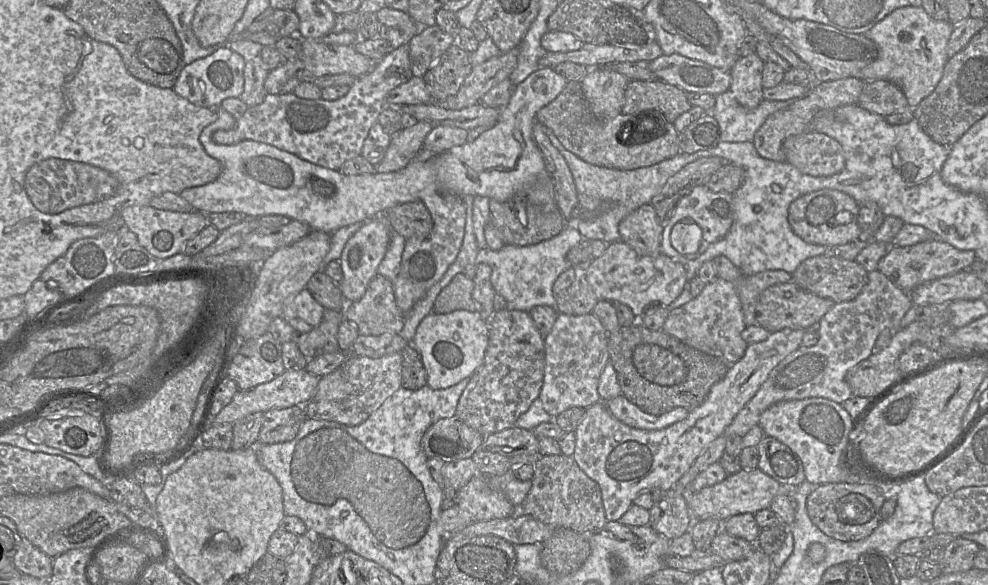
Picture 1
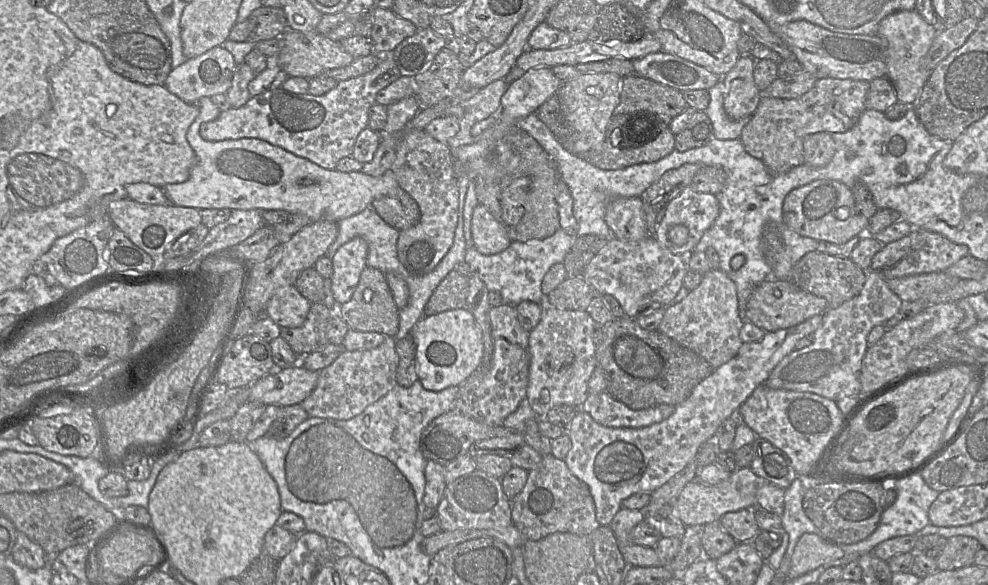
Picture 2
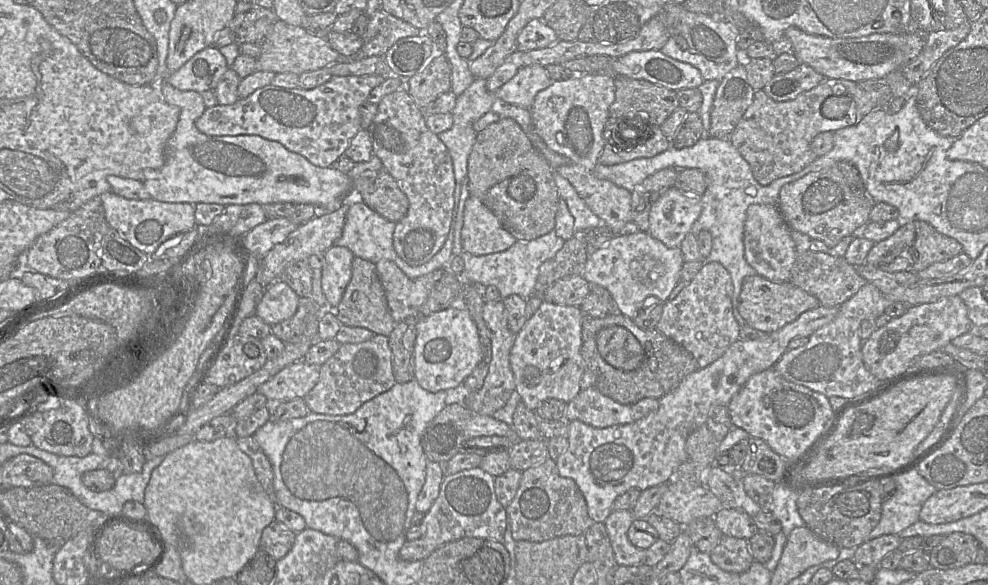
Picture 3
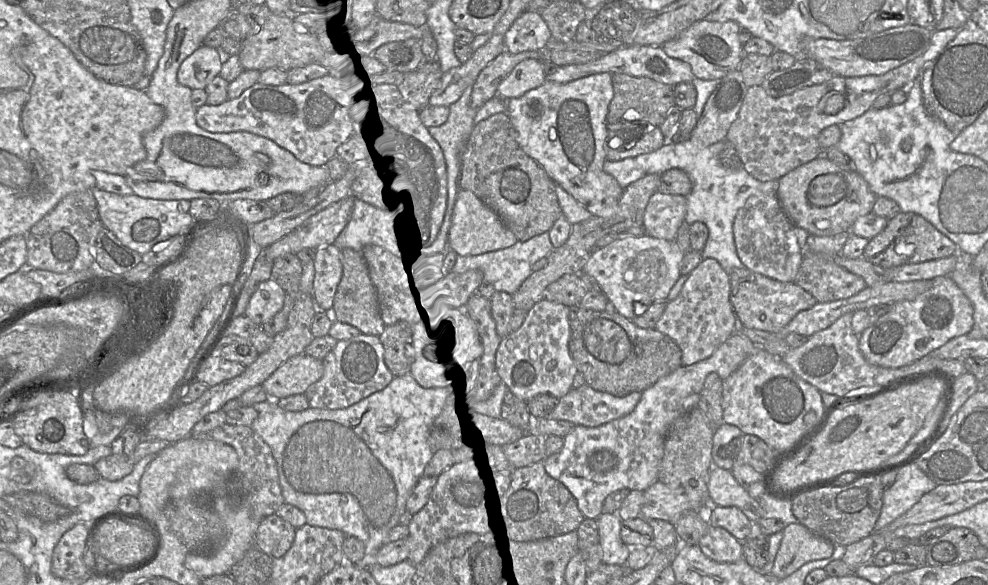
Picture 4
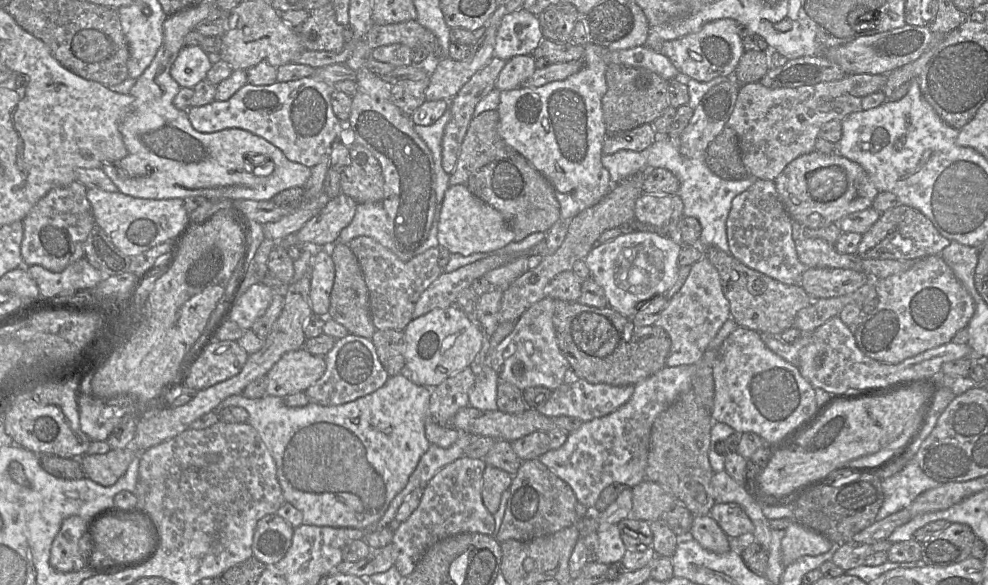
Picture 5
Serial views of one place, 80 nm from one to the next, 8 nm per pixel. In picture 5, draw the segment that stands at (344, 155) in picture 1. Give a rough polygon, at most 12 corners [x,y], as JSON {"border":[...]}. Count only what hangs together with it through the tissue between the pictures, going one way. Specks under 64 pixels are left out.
{"border":[[314,77],[245,84],[190,107],[202,133],[241,128],[309,168],[344,127]]}

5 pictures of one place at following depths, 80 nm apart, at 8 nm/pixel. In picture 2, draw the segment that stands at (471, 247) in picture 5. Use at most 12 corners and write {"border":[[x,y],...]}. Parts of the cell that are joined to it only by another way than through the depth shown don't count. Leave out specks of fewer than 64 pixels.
{"border":[[481,203],[474,208],[471,233],[484,255],[513,242],[505,227]]}

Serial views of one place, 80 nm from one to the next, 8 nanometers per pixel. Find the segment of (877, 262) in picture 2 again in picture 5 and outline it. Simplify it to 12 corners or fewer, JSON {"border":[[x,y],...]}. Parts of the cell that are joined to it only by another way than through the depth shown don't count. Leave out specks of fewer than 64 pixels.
{"border":[[899,204],[862,235],[863,259],[918,260],[950,243]]}

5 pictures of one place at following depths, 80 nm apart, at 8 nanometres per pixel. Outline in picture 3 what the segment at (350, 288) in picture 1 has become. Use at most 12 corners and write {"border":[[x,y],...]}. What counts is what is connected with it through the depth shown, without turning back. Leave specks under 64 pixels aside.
{"border":[[324,252],[321,287],[337,307],[352,276],[354,253]]}

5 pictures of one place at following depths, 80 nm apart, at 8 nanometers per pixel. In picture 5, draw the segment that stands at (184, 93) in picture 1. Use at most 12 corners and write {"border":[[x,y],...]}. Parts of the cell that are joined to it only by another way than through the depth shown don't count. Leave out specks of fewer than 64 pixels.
{"border":[[184,46],[170,74],[181,87],[206,79],[212,65],[200,47]]}

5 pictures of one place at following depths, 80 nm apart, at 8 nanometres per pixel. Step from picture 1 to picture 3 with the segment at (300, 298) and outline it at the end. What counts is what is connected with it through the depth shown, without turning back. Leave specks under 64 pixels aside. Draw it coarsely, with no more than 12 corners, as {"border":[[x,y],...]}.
{"border":[[278,279],[255,316],[274,325],[294,316],[299,295]]}

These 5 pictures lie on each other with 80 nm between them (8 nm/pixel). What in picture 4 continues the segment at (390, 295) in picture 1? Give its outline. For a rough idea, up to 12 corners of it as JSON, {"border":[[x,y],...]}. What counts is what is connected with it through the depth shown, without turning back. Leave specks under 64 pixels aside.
{"border":[[341,249],[334,320],[380,336],[376,288],[361,252]]}

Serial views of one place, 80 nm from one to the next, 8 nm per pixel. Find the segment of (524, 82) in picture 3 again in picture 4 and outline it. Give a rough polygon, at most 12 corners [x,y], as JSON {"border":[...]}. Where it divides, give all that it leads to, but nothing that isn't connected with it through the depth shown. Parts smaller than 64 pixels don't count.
{"border":[[525,59],[500,82],[497,95],[518,98],[544,84],[541,61]]}

